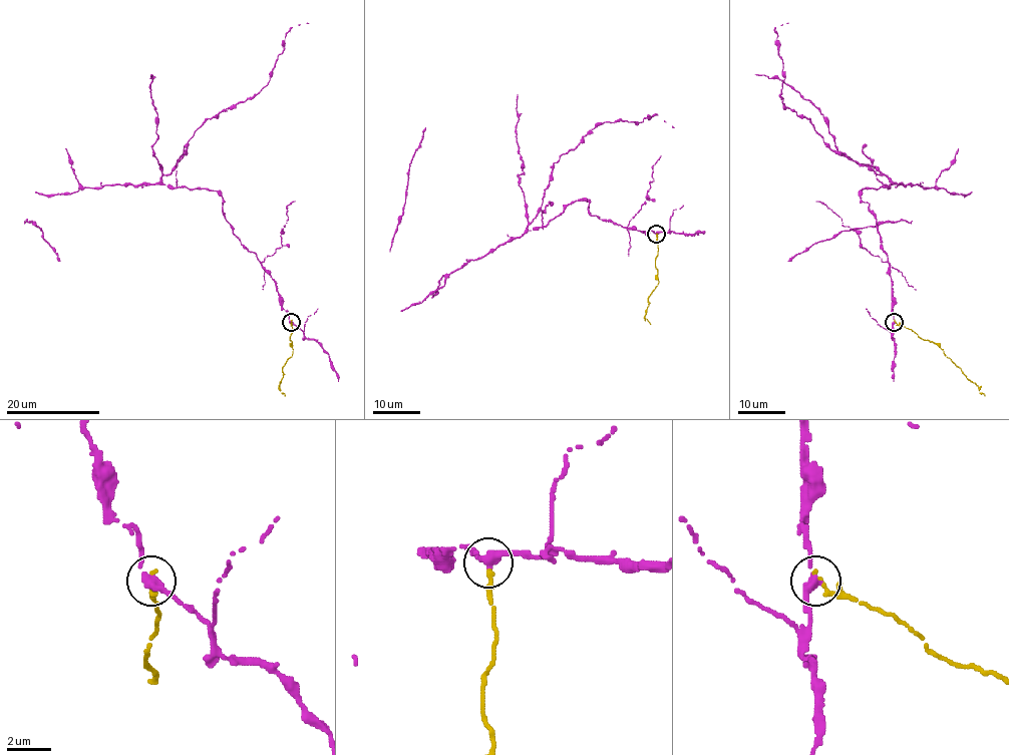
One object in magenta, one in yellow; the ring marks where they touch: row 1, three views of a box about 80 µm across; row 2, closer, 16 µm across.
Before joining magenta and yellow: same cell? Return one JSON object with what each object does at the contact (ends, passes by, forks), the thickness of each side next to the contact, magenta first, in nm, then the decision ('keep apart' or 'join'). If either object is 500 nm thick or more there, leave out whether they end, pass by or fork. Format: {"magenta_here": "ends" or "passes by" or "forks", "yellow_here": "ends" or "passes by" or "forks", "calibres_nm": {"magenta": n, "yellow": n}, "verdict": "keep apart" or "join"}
{"magenta_here": "passes by", "yellow_here": "ends", "calibres_nm": {"magenta": 340, "yellow": 280}, "verdict": "keep apart"}

